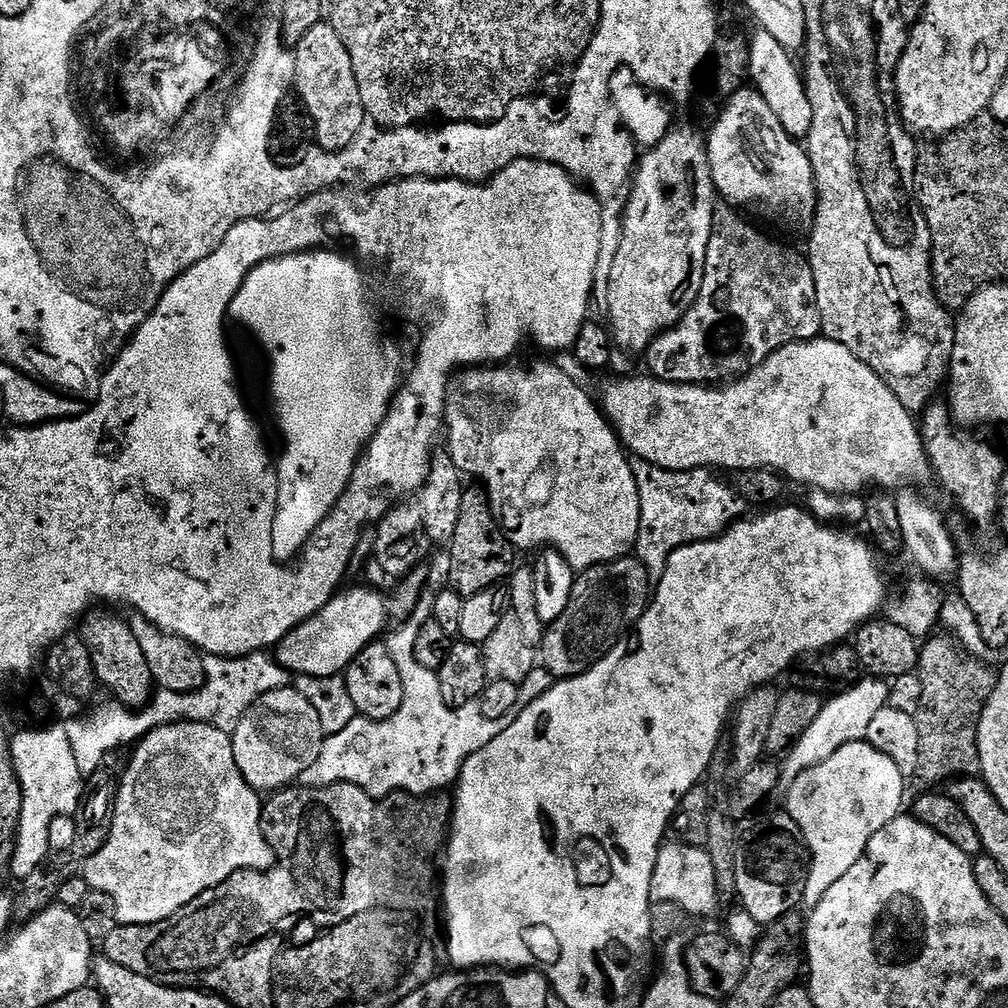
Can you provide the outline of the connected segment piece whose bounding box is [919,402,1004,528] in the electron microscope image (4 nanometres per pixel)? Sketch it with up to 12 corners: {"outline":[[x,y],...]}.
{"outline":[[944,402],[919,425],[931,475],[980,528],[993,527],[1004,460]]}

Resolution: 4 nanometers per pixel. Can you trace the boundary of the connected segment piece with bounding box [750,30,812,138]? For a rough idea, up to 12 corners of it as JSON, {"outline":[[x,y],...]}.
{"outline":[[770,34],[750,40],[750,80],[793,138],[812,107],[801,69]]}

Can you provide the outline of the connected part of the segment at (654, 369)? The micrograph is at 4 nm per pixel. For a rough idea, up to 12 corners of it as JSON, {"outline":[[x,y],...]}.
{"outline":[[717,207],[700,296],[648,347],[716,386],[821,335],[807,259]]}

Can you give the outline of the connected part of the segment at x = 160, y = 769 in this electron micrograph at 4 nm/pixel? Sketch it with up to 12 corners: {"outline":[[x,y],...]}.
{"outline":[[145,734],[82,869],[157,924],[267,872],[231,735]]}

